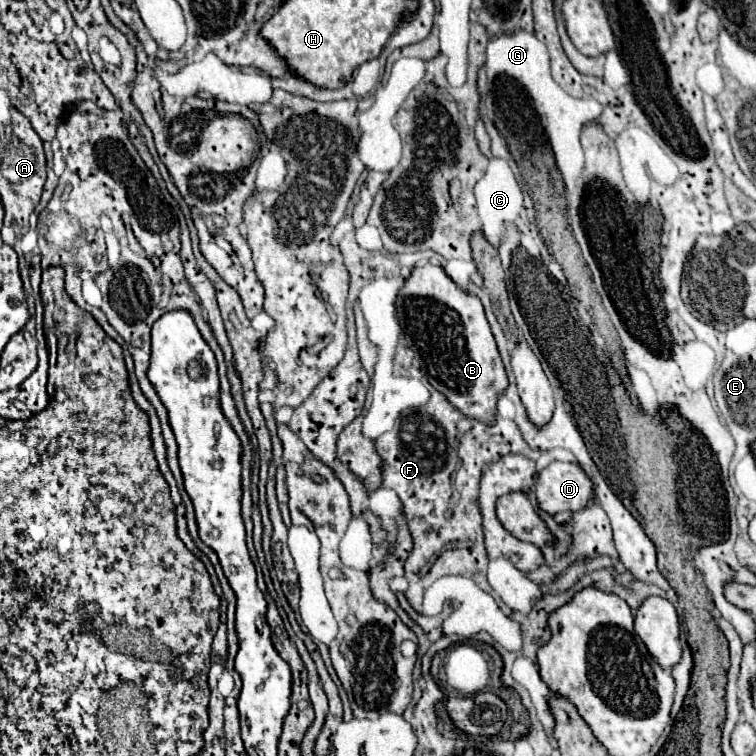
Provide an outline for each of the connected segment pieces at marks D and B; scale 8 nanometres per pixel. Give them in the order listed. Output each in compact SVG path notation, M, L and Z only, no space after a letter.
M551 462L541 474L537 474L535 478L535 496L541 504L541 508L549 514L557 514L557 512L577 512L581 508L585 508L589 504L589 500L593 500L593 480L587 476L587 472L573 462Z
M425 264L419 268L413 268L411 278L403 284L397 296L397 316L405 334L405 340L409 348L417 354L421 372L427 376L429 384L445 394L445 398L451 402L455 410L461 414L475 418L479 422L485 422L487 426L495 424L497 416L497 398L507 390L509 380L507 372L503 368L499 350L495 346L495 338L491 334L489 322L483 312L483 304L477 296L465 294L447 274L441 266Z

